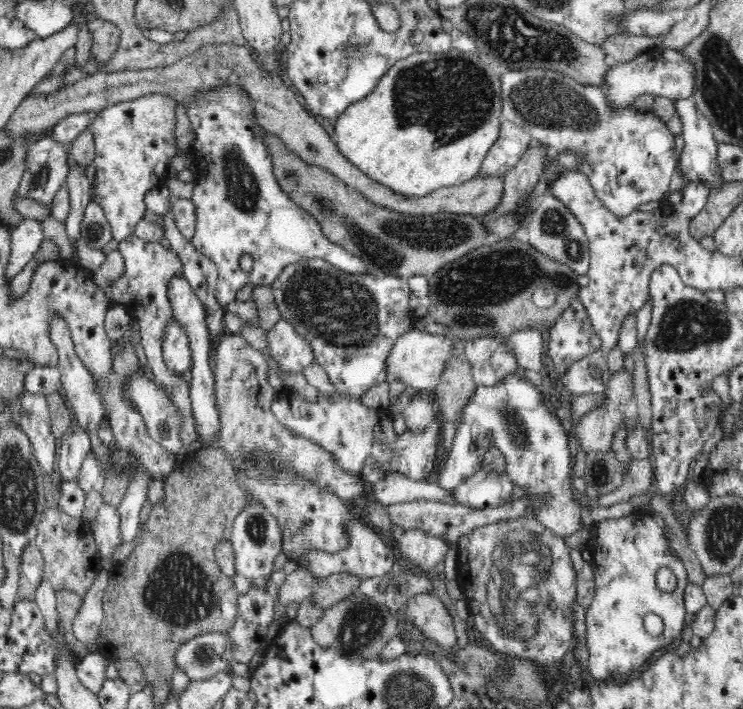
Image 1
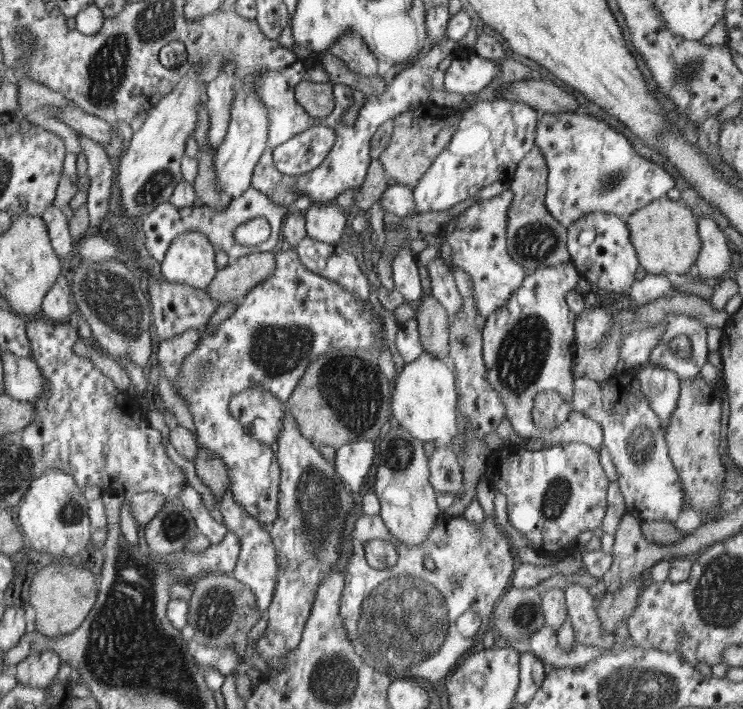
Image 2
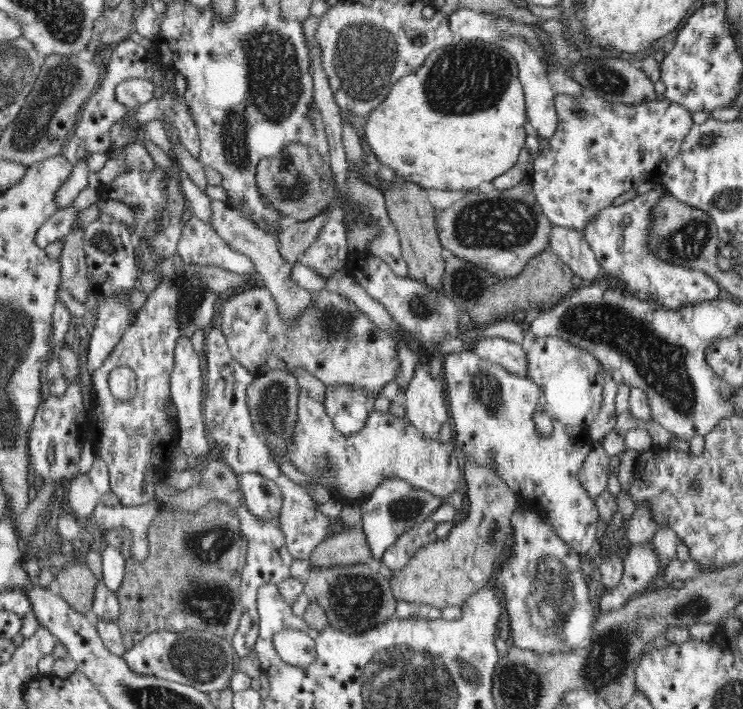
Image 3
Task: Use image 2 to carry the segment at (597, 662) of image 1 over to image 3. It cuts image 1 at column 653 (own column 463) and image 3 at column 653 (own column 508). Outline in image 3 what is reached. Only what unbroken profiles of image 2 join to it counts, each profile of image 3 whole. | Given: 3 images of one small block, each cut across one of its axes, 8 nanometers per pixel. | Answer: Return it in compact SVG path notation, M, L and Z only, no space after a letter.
M636 544L628 550L626 558L623 558L624 571L622 582L615 587L607 589L598 602L598 608L606 614L616 610L634 598L634 594L650 588L658 576L661 576L660 558L655 549L655 544Z

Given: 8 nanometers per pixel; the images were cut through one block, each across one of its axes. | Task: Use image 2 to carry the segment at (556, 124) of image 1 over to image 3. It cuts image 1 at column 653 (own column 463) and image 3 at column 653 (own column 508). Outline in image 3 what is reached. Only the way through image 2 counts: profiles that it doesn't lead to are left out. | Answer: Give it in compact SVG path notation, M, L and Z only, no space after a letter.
M584 90L578 96L558 93L558 96L554 96L553 106L556 109L558 126L534 159L528 188L541 212L544 212L553 226L582 232L585 226L600 212L609 208L618 196L636 190L642 182L658 182L680 152L682 141L694 124L692 113L688 109L666 98L626 105L608 102L594 91Z

